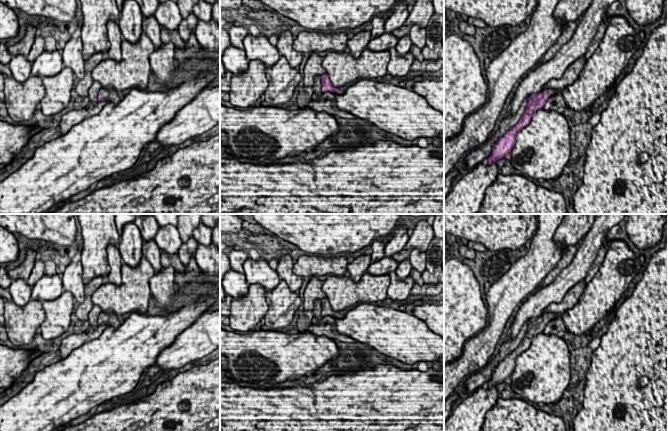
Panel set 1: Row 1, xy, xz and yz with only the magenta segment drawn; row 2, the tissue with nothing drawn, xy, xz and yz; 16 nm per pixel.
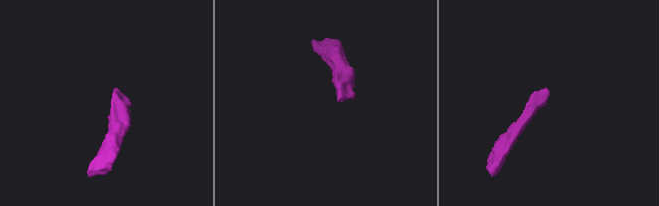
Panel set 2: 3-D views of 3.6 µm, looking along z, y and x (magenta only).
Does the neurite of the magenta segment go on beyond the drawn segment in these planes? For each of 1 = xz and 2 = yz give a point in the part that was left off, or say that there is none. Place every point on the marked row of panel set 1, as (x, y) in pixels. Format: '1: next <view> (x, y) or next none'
1: next none
2: next yz (549, 92)

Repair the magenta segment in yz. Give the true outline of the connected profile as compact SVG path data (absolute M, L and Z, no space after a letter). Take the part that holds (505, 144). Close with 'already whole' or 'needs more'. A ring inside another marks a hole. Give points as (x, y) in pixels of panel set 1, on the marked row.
M545 89L544 92L538 93L529 98L527 107L520 121L515 126L511 127L493 146L492 154L486 160L489 165L492 162L497 162L511 152L516 143L517 133L530 123L532 114L538 109L543 108L547 99L552 96L554 92L554 89Z; needs more

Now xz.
M327 73L321 75L320 77L321 77L321 82L322 82L322 92L327 92L327 91L334 92L335 90L337 90L337 88L335 88L331 84L331 81Z; already whole

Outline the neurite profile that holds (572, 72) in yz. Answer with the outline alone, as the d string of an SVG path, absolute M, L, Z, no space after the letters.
M582 57L575 60L565 71L563 76L559 79L551 79L543 88L541 92L545 89L554 89L555 92L552 95L562 93L563 90L571 85L579 76L583 66L586 64L586 60Z

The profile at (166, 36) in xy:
M161 30L161 41L163 44L172 42L175 47L178 47L181 50L184 50L186 48L185 42L181 39L178 31L170 32L168 30Z

